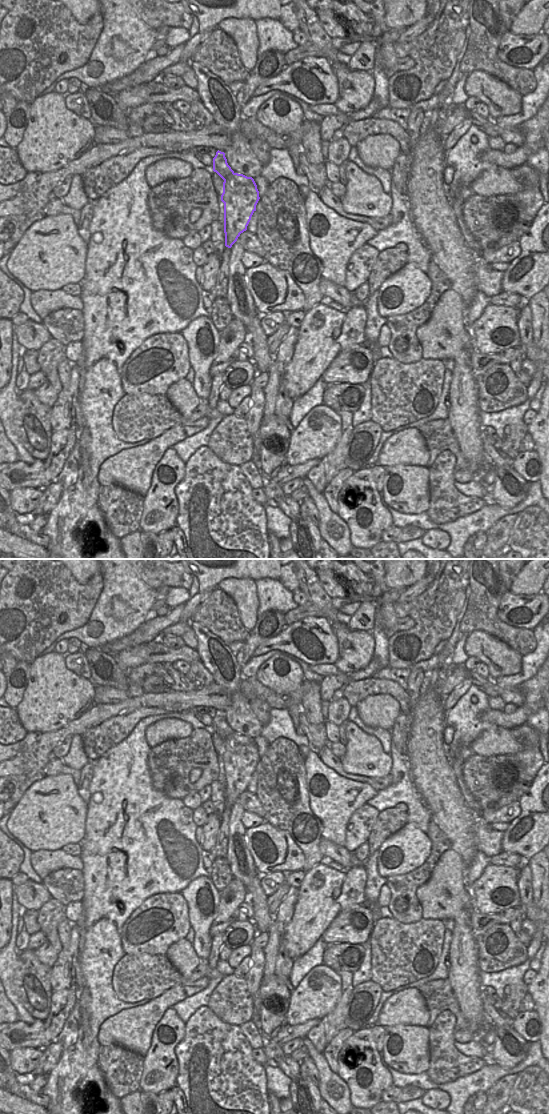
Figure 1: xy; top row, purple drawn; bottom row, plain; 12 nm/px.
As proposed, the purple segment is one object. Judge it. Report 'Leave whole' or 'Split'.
Split

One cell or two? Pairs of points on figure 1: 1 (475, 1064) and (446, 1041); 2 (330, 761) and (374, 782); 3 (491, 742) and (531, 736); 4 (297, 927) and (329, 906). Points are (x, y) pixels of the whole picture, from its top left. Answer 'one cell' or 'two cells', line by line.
1: one cell
2: one cell
3: one cell
4: one cell

